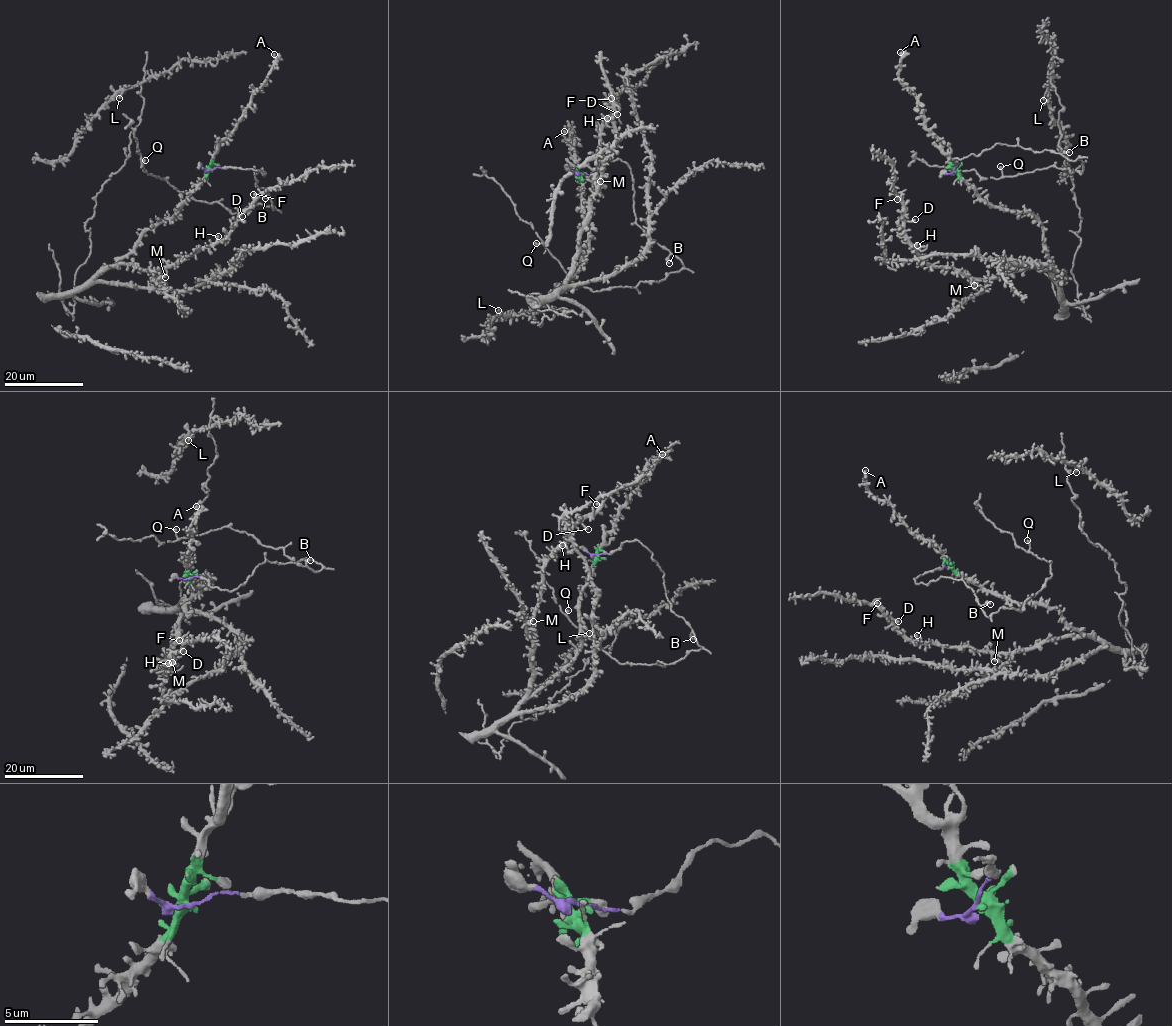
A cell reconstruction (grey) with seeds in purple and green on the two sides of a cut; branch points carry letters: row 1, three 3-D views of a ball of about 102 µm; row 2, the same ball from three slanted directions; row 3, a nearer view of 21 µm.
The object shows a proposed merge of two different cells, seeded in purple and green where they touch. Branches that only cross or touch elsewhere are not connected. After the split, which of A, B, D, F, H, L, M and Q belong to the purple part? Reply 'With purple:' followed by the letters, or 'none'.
With purple: B, Q

